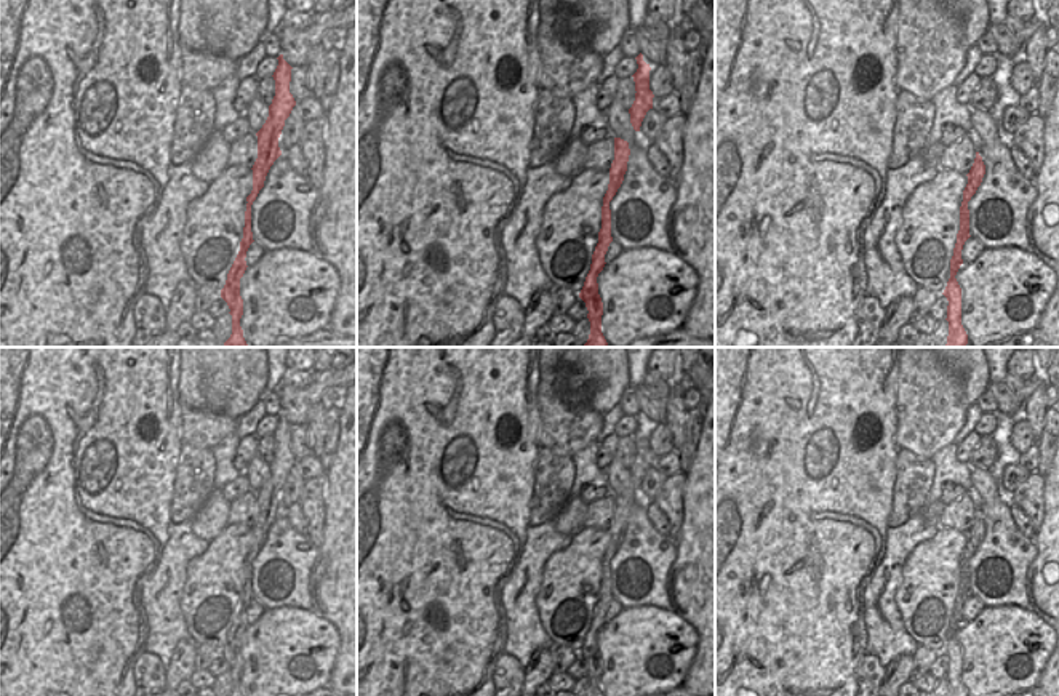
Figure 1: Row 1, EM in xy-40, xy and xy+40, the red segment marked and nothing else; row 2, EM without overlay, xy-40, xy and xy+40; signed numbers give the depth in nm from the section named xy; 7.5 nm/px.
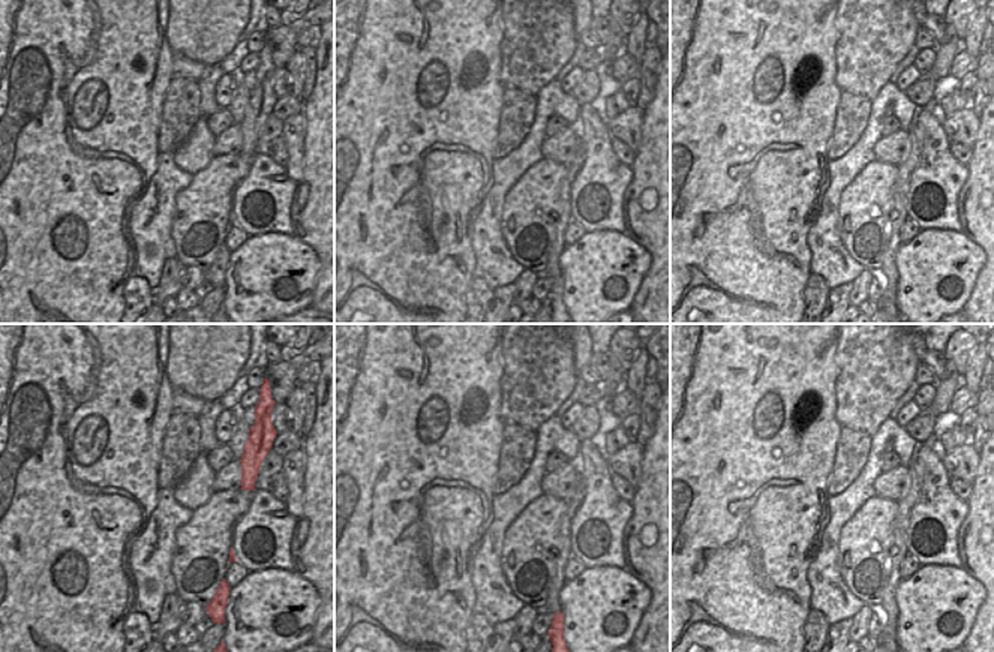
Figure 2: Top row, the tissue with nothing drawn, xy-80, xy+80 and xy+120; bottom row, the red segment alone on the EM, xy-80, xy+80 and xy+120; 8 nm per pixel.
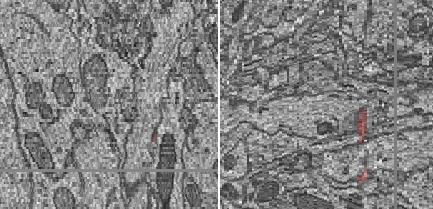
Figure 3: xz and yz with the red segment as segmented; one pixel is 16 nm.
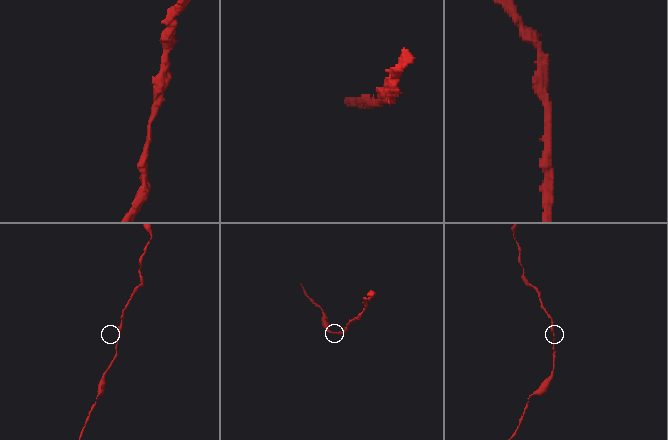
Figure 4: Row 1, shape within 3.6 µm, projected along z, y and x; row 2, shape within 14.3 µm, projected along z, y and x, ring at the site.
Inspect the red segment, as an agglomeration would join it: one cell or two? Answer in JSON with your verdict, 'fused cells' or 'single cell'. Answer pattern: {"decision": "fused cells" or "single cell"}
{"decision": "single cell"}

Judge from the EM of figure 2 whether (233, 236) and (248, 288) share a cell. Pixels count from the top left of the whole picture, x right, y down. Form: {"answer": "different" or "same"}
{"answer": "different"}

